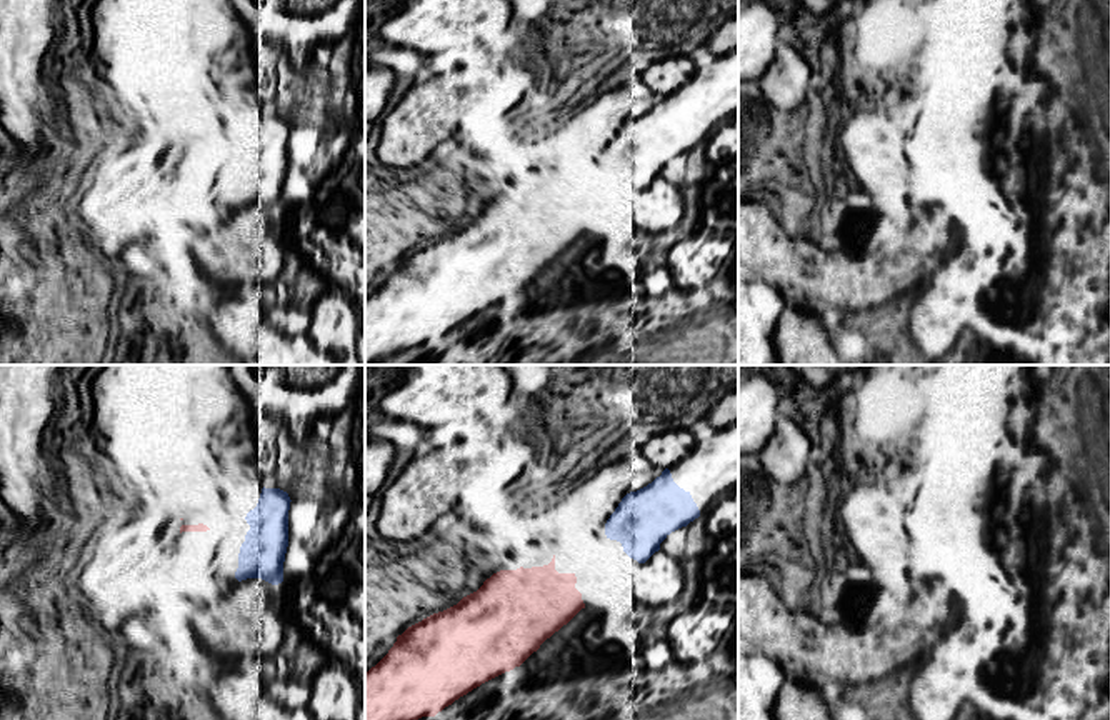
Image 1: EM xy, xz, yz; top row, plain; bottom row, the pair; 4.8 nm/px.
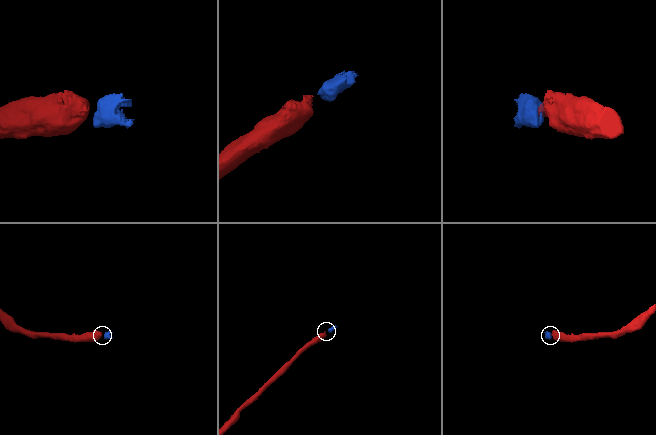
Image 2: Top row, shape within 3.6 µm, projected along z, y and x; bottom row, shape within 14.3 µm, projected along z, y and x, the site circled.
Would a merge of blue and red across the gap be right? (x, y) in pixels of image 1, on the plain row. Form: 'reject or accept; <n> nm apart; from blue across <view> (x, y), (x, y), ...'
accept; 180 nm apart; from blue across xy (242, 170), (209, 155)

